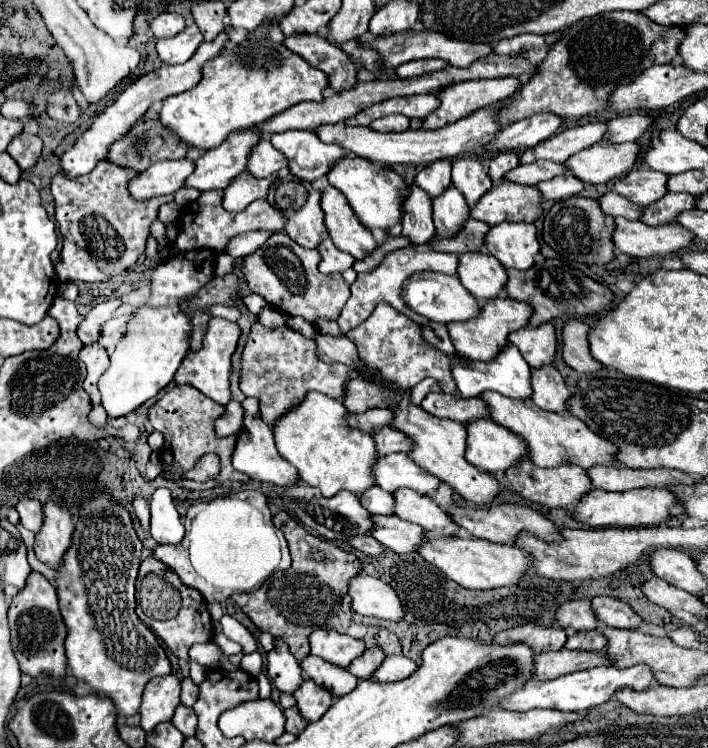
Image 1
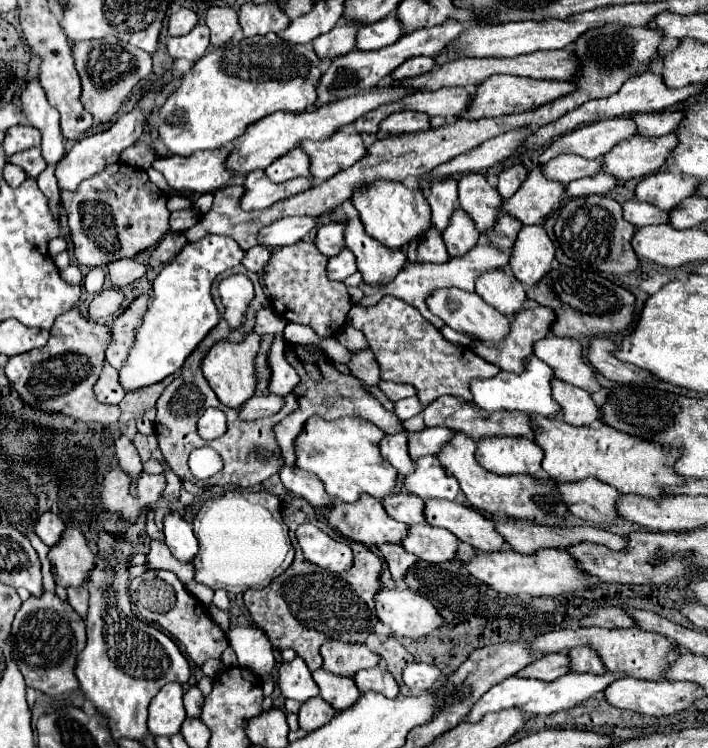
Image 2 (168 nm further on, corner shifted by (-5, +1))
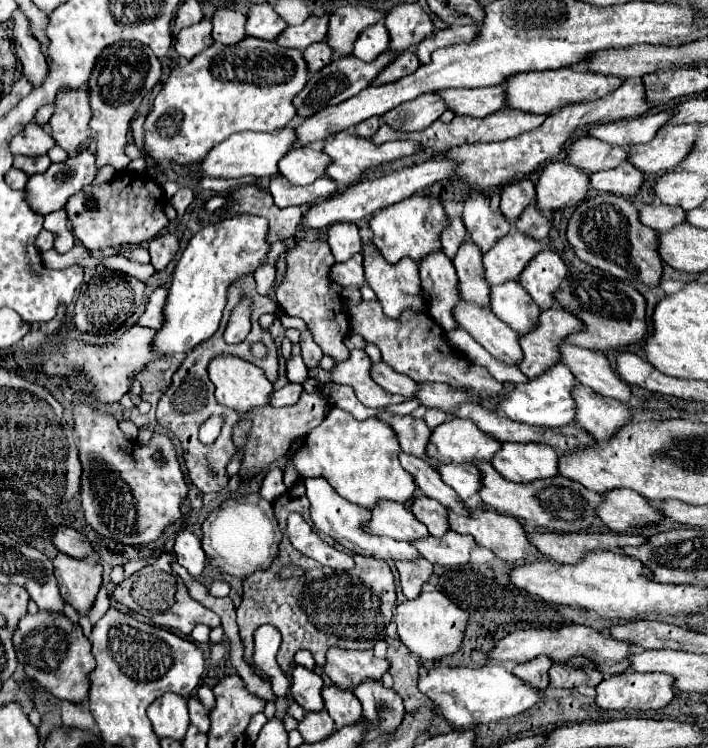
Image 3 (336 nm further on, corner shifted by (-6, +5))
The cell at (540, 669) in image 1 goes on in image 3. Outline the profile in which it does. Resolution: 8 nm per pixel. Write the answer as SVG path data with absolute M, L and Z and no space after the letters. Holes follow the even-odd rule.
M539 657L539 659L533 659L531 663L515 665L515 669L511 673L515 677L519 677L523 683L527 683L529 687L543 691L549 685L549 677L547 677L549 667L551 667L551 661L547 657Z

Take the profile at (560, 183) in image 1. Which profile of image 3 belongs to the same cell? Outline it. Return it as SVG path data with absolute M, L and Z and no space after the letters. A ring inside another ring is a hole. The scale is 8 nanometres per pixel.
M621 163L609 171L597 171L591 175L591 187L603 193L633 197L643 187L643 173L631 163Z

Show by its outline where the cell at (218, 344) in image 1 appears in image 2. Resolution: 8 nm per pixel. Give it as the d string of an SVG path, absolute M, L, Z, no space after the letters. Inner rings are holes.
M248 333L244 337L244 341L240 341L240 343L232 343L232 341L226 341L226 339L218 341L208 351L208 355L204 357L204 361L202 361L204 377L210 383L216 397L222 401L222 405L238 409L246 399L250 399L254 395L254 387L256 387L254 357L256 357L258 349L260 349L260 335L258 333Z

